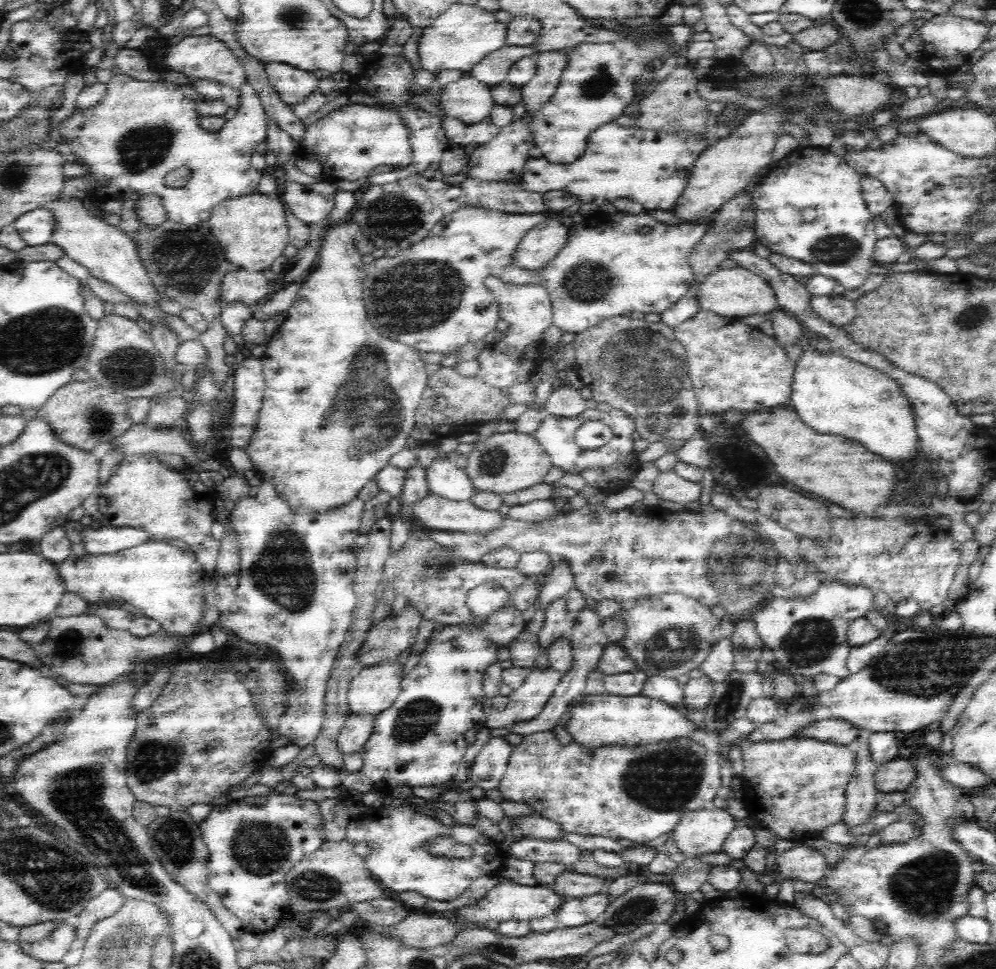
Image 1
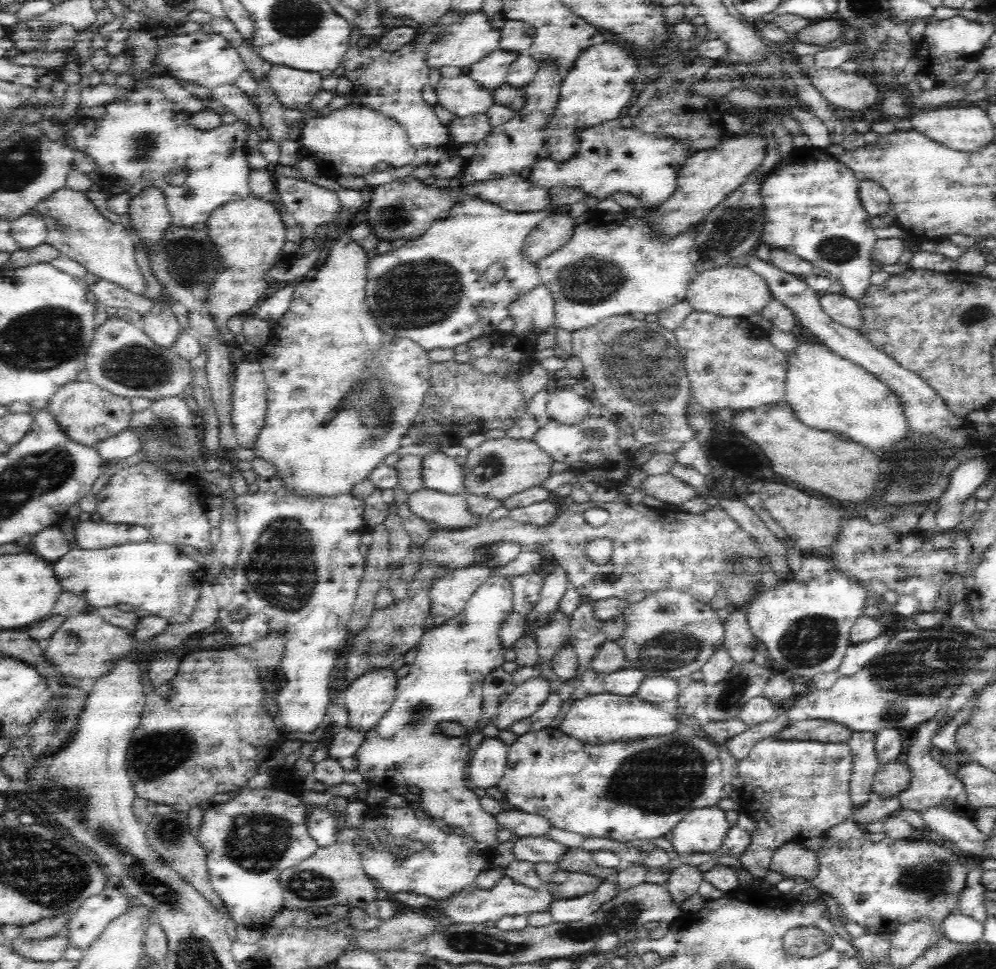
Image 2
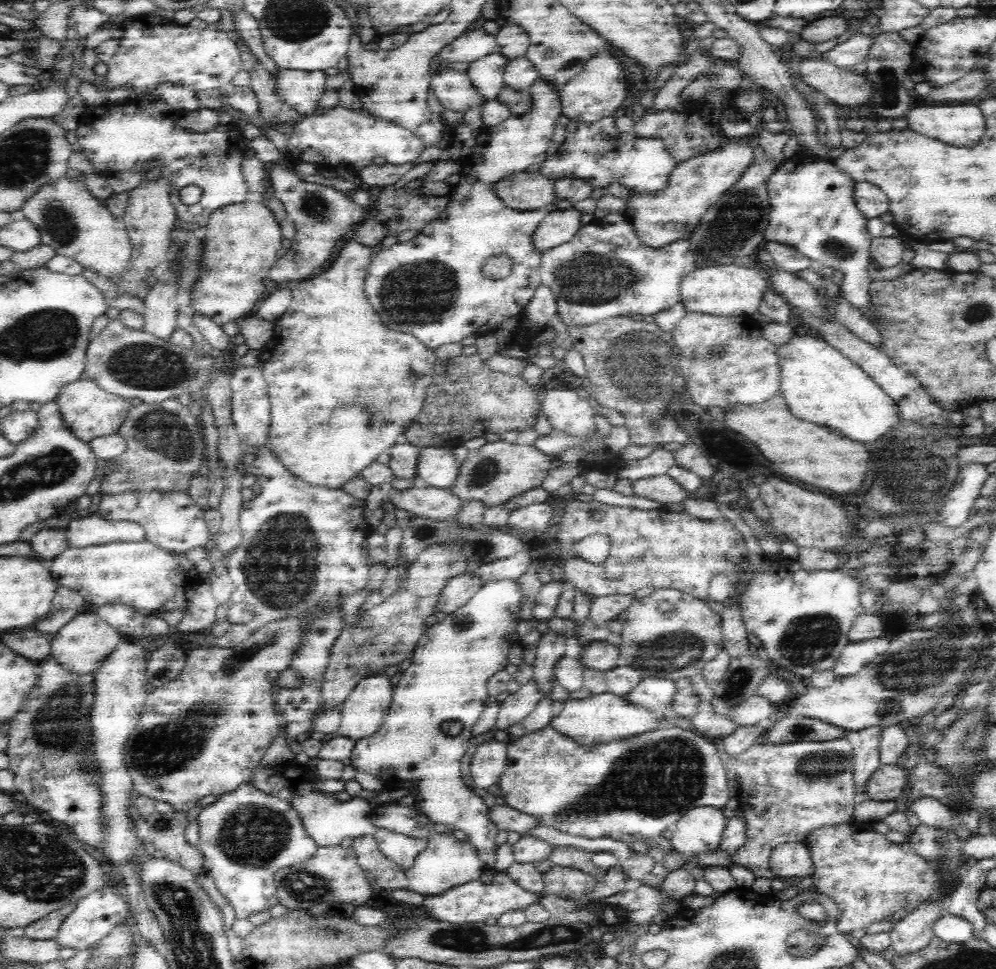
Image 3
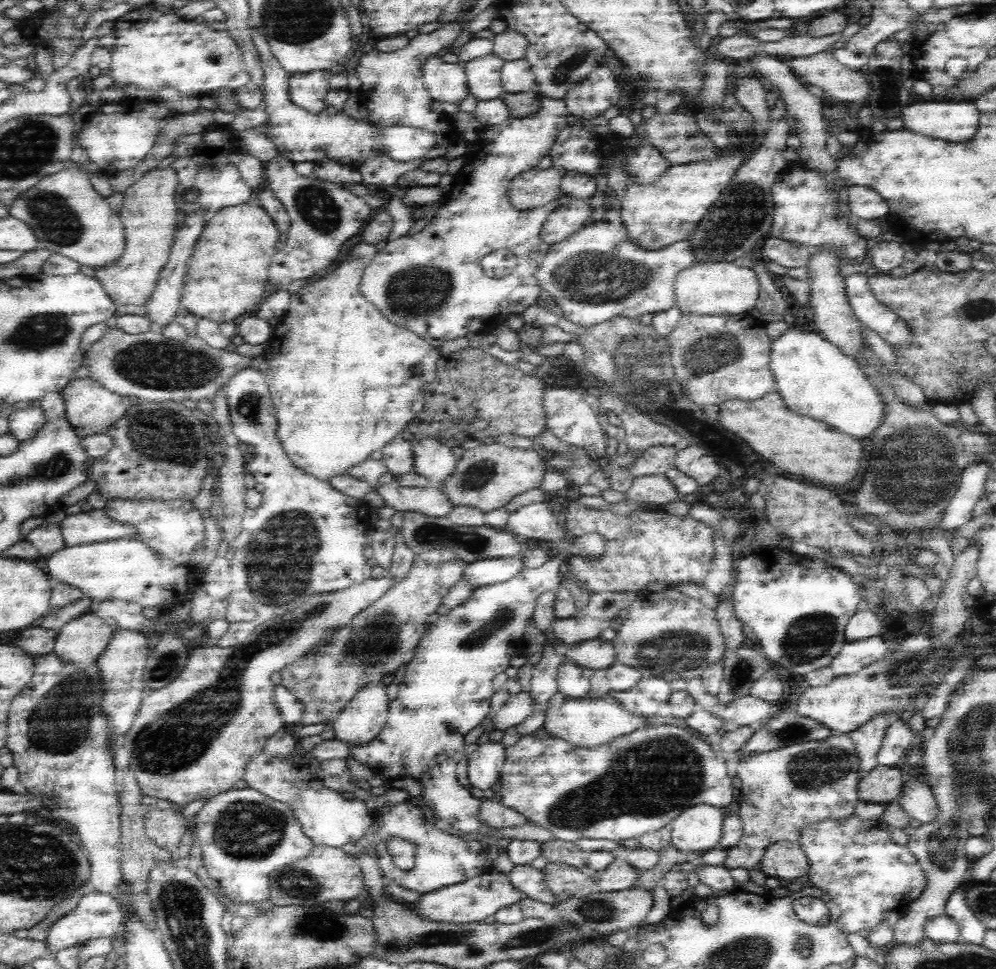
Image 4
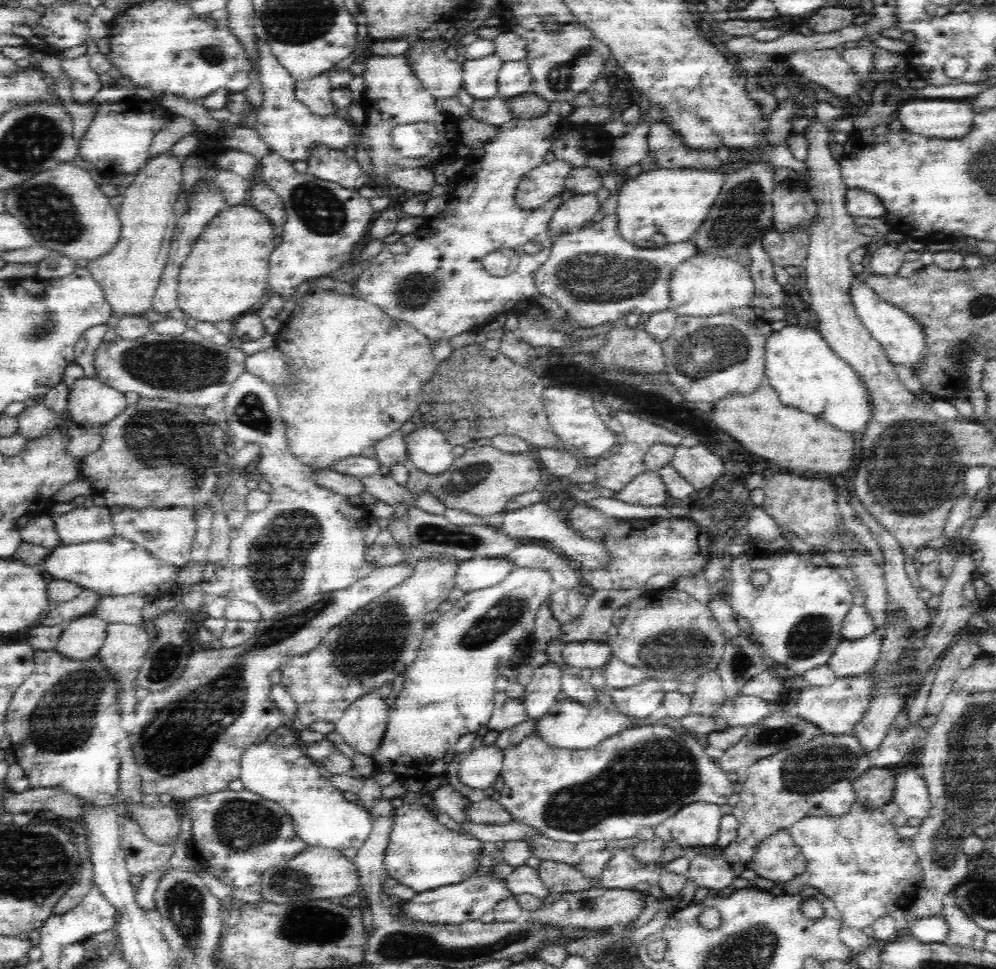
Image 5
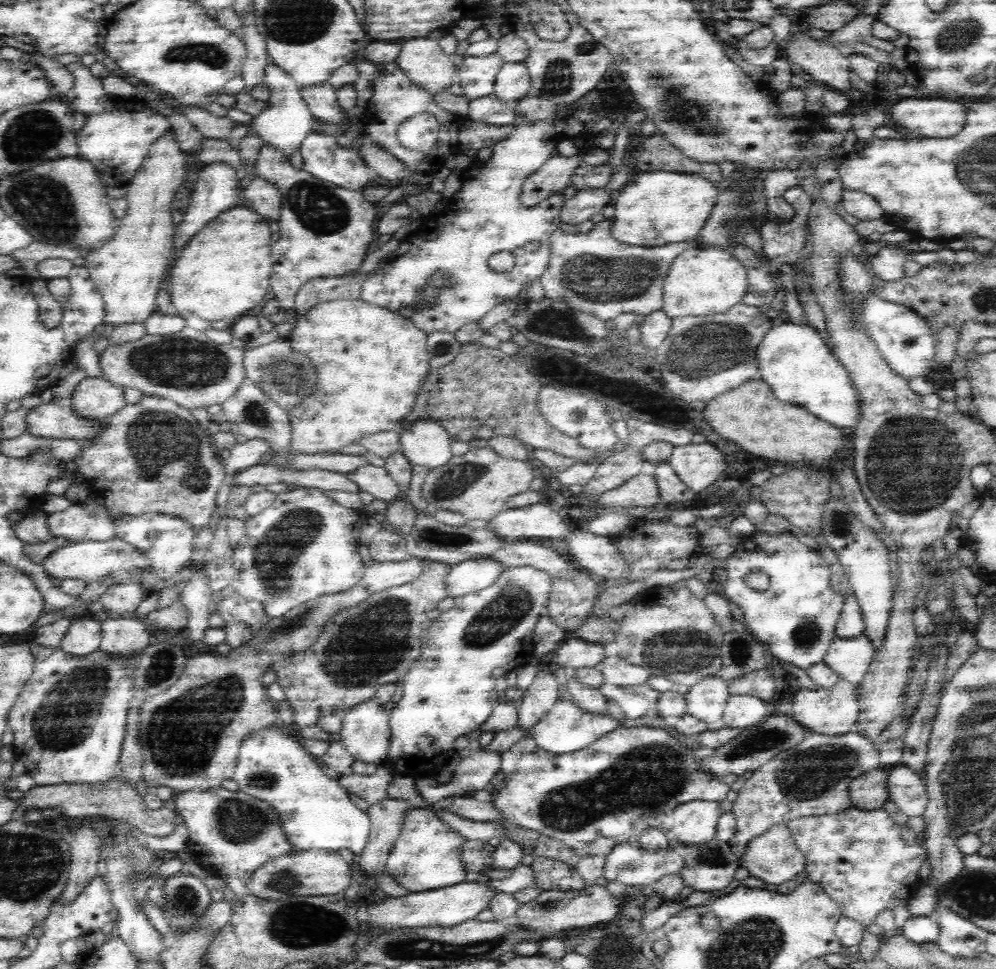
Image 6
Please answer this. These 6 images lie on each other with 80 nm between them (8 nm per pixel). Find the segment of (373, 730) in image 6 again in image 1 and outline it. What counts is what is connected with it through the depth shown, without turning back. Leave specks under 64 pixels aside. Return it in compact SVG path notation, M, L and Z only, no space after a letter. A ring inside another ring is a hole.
M398 660L363 667L349 685L348 701L351 713L364 718L377 718L399 696L404 678L404 664Z

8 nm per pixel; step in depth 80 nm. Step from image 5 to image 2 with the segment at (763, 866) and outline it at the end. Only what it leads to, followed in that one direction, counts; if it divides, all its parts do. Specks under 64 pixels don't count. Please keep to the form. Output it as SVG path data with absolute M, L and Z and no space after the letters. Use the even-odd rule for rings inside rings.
M796 842L778 847L769 864L769 870L779 872L786 878L810 882L816 878L819 868L817 853Z

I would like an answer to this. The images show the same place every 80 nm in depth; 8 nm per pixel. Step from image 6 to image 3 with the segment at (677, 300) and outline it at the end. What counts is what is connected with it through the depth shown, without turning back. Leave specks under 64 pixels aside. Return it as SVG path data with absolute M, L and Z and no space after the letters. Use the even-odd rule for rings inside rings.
M732 263L696 268L680 284L681 302L687 312L700 312L712 316L733 316L750 318L759 311L760 303L768 290L767 281L760 270L736 266Z

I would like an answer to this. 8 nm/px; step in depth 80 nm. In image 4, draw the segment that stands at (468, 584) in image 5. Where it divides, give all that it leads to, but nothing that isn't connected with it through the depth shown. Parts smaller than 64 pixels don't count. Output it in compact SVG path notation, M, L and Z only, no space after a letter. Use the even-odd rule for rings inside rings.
M522 553L496 560L476 560L476 562L467 563L463 579L473 586L488 586L488 584L506 582L514 578L524 570L524 567L526 566Z

